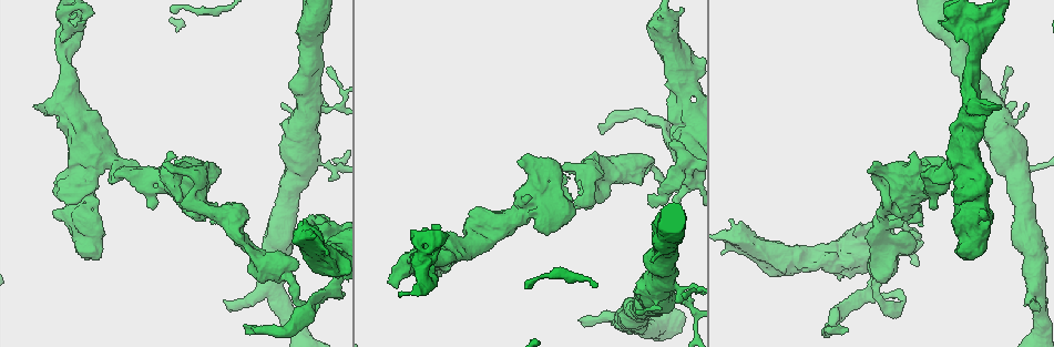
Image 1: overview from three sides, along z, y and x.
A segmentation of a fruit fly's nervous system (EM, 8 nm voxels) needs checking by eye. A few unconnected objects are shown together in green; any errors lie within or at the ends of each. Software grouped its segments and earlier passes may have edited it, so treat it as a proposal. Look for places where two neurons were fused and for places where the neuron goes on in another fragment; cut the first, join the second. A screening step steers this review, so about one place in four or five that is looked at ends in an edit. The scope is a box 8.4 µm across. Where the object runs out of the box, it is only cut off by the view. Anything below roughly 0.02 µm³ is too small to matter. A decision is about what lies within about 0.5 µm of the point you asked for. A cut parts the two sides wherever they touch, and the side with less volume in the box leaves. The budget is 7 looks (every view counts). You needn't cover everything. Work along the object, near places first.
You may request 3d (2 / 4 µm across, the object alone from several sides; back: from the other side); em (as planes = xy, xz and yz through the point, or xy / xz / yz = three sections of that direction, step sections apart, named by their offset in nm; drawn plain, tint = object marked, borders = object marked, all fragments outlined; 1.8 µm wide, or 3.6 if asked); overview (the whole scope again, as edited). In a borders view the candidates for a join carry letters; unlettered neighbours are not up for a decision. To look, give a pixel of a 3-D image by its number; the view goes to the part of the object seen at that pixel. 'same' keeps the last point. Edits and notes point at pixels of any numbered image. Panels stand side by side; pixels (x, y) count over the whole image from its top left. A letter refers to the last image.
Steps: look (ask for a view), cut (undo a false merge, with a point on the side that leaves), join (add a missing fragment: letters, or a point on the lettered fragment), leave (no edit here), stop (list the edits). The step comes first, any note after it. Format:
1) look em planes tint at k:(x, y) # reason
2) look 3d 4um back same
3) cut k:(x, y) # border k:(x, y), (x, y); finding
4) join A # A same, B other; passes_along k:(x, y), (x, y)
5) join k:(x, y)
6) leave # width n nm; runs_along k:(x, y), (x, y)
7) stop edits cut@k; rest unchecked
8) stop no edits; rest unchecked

look em xy step 16 tint at 1:(905, 301) # a narrow waist

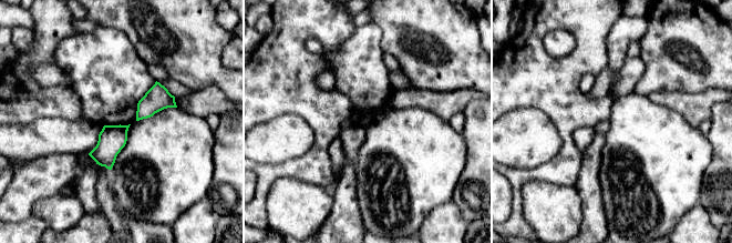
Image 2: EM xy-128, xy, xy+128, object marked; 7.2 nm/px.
look em planes tint same # cut it another way

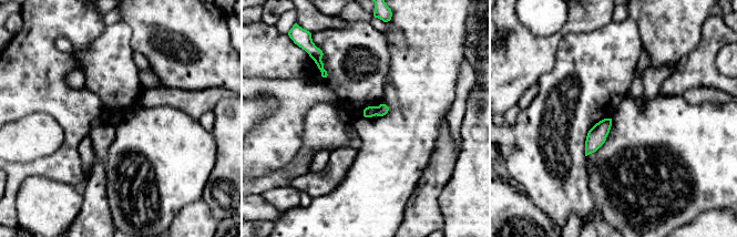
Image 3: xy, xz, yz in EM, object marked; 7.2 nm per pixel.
look em planes borders same

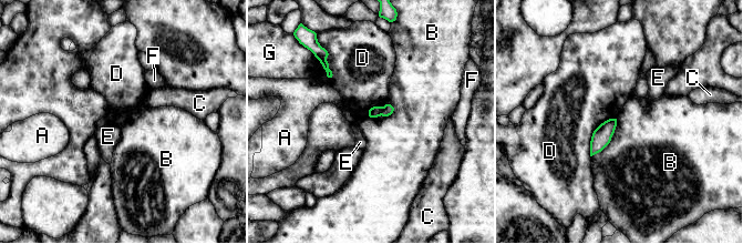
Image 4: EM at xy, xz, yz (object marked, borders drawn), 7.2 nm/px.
cut 4:(388, 109) # width 80 nm; A other, B other, C other, D other, E other, F other, G other; border 4:(383, 107), (380, 114); a second neuron is stuck on

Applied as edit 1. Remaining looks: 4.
look em xy step 16 tint at 1:(582, 169) # sharp bend

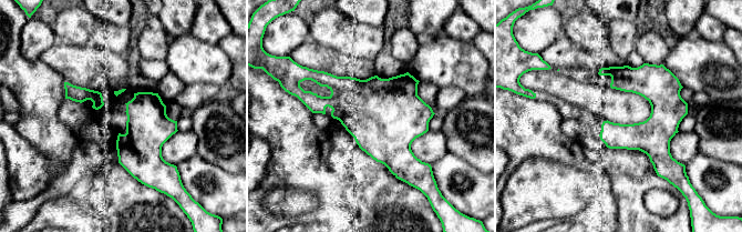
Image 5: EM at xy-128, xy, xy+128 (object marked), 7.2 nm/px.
look em xz step 16 tint same

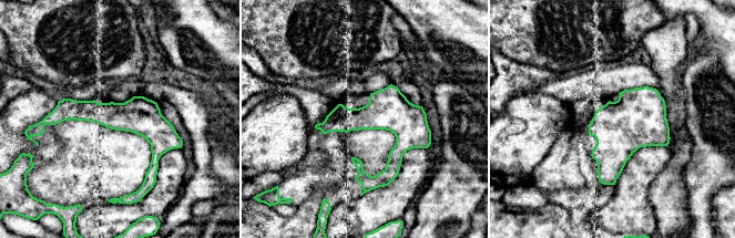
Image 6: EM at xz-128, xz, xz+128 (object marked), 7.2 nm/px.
look em xz step 16 borders same

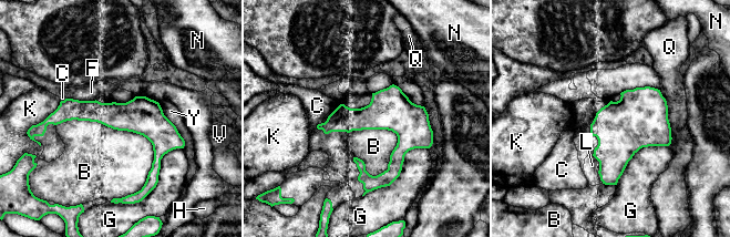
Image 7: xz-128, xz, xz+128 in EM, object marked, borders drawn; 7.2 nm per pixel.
leave # B other, C other, F other, G other, H other, K other, L other, N other, Q other, V other, Y other; runs_along 7:(54, 115), (145, 116), (178, 141); one neuron here

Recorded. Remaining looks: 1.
stop edits cut@4; rest unchecked

